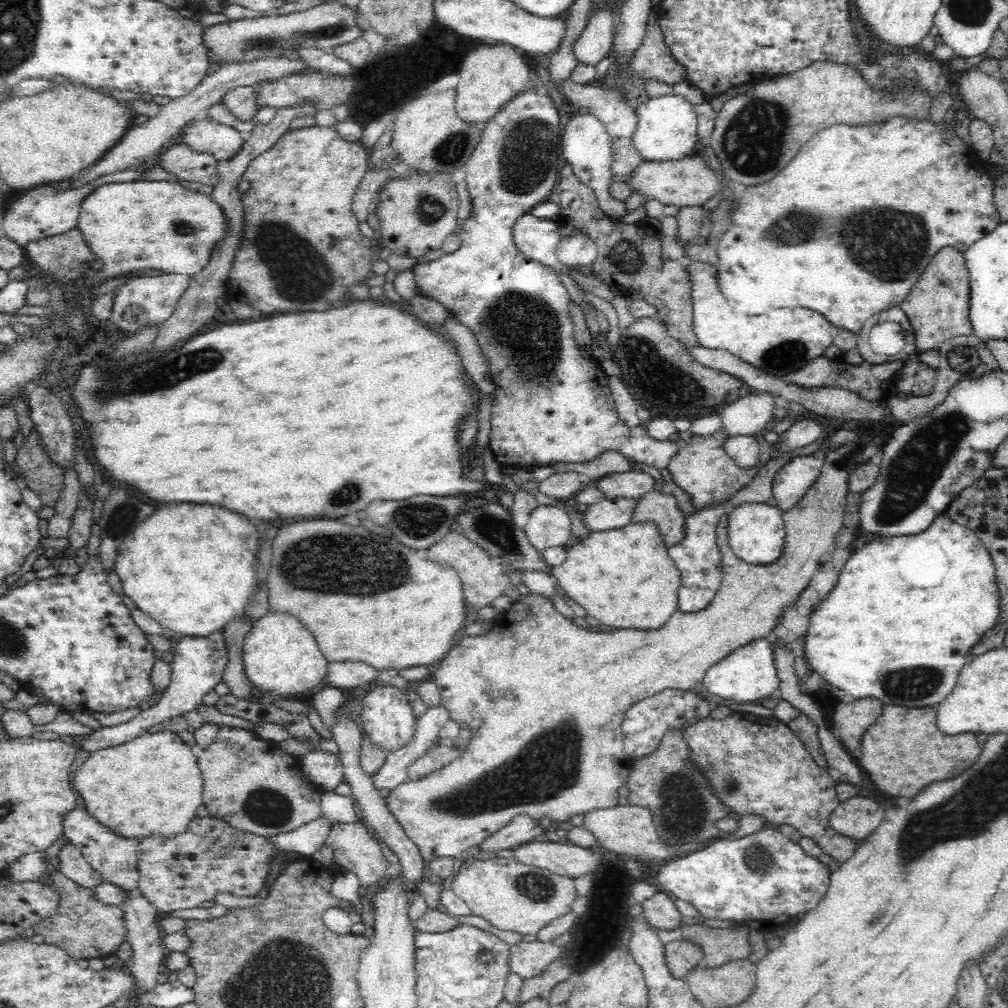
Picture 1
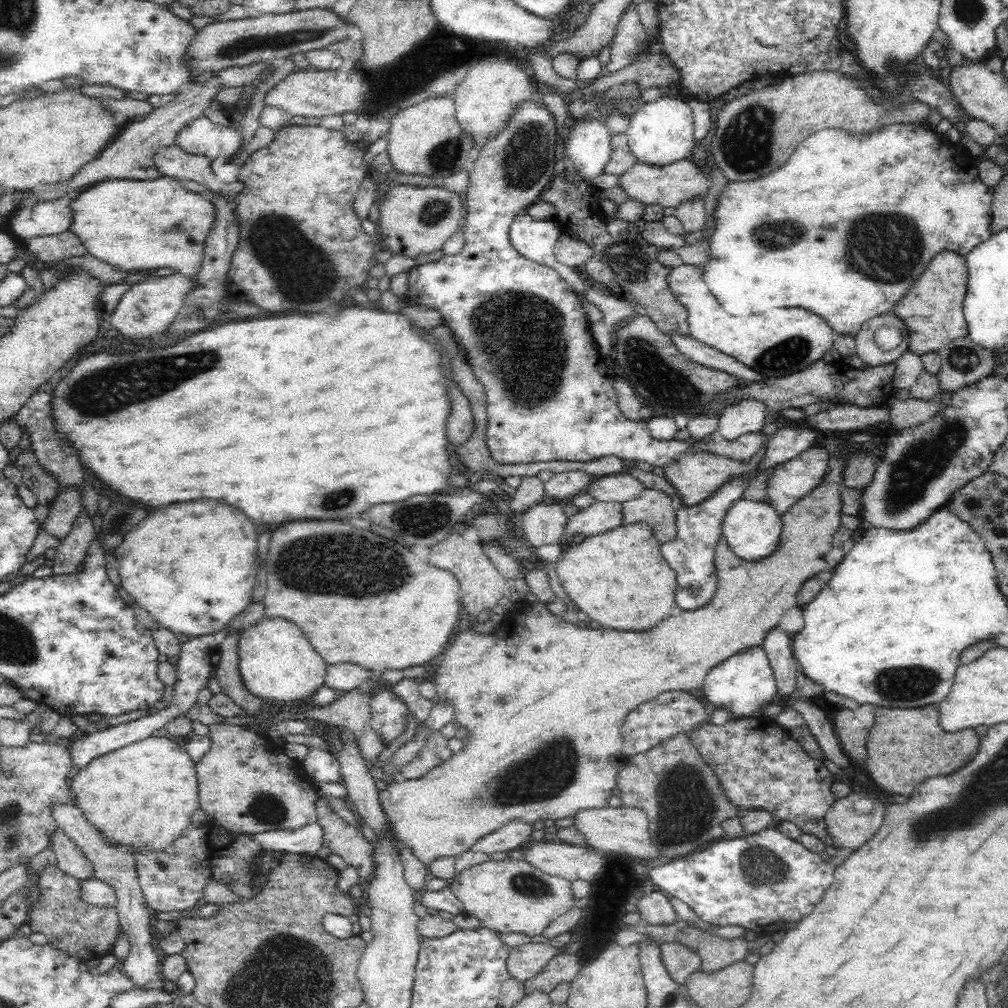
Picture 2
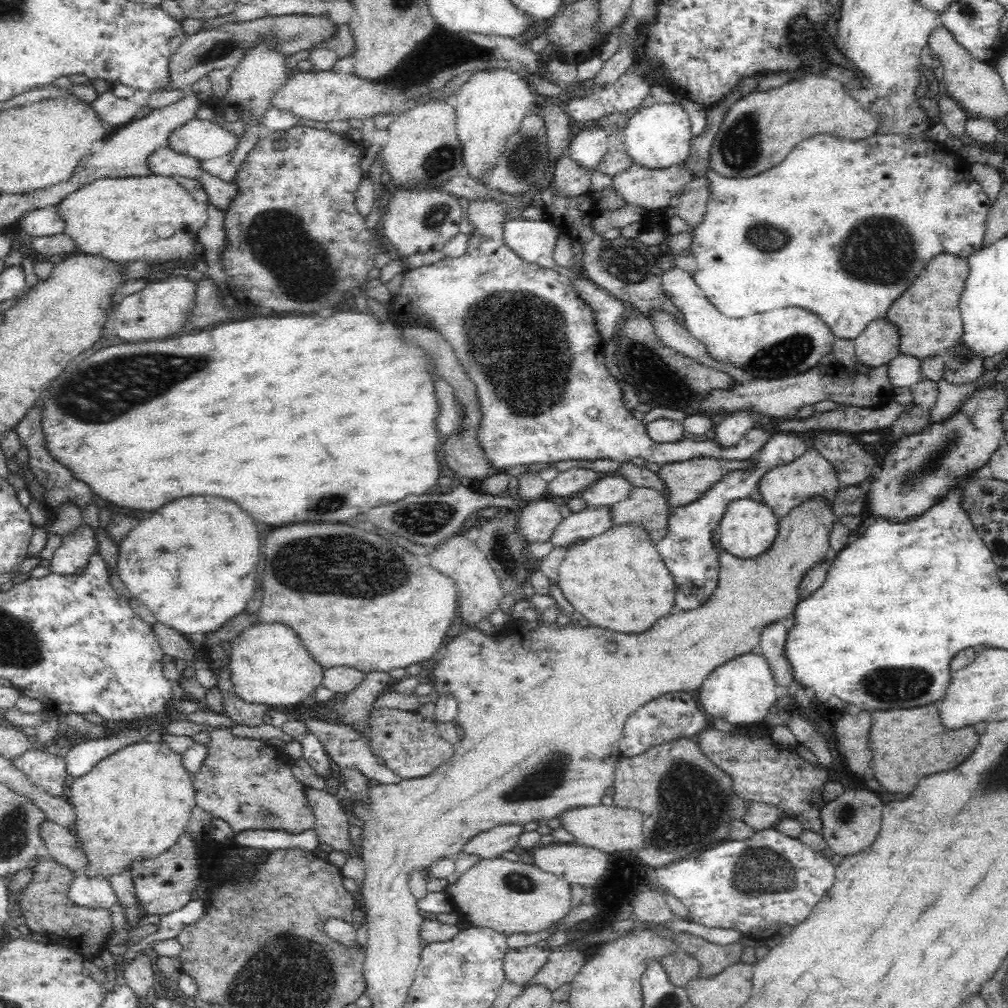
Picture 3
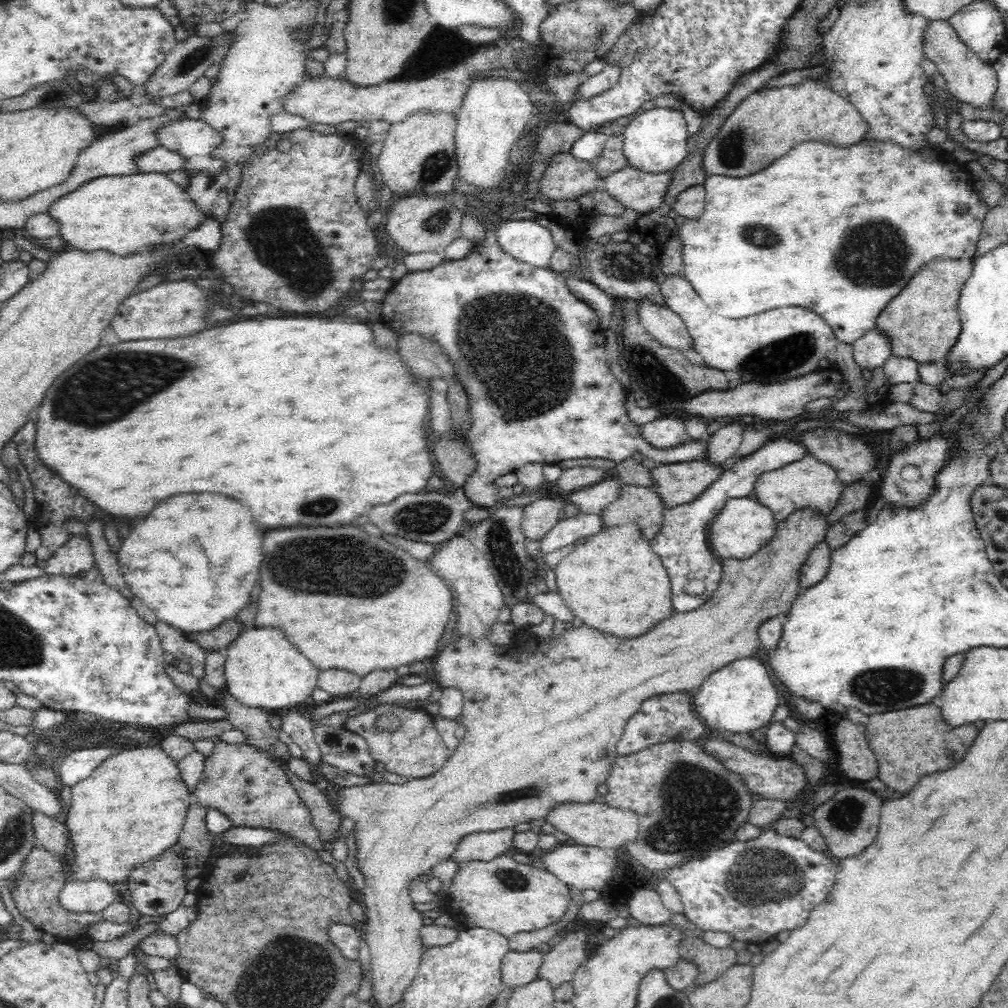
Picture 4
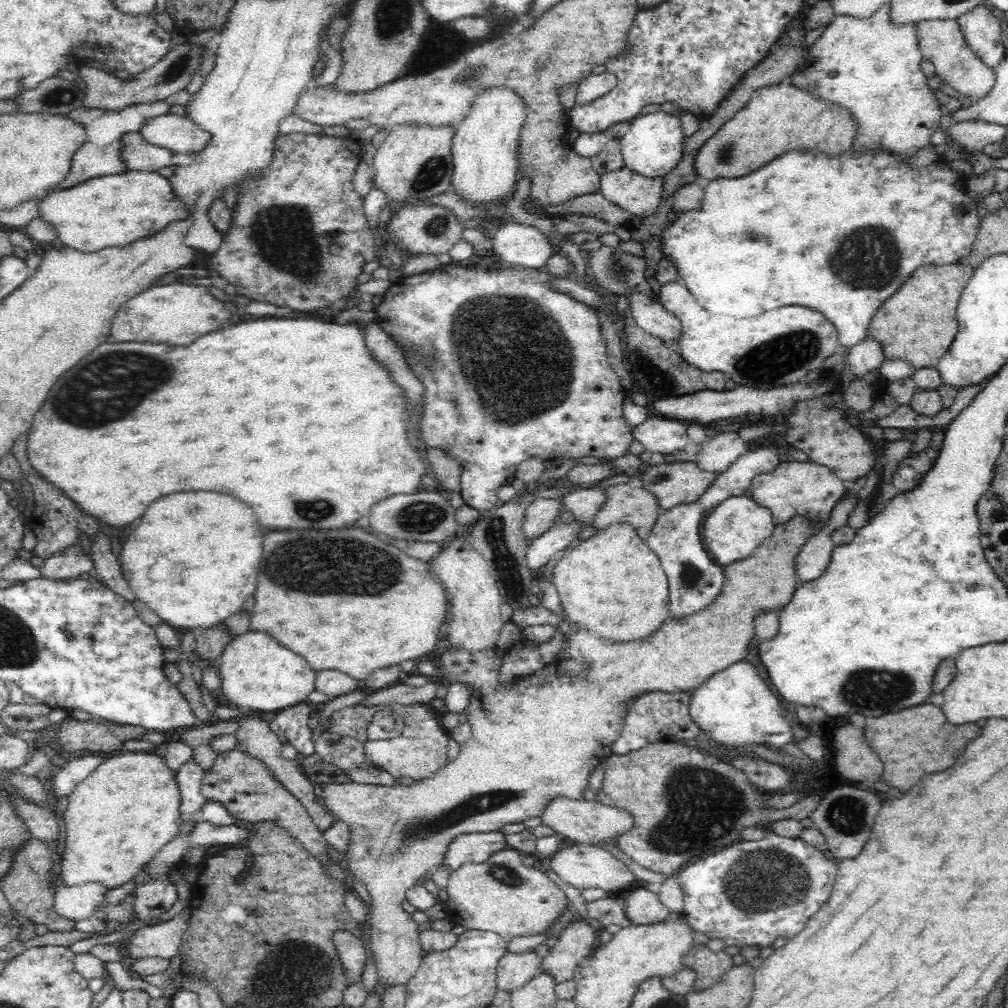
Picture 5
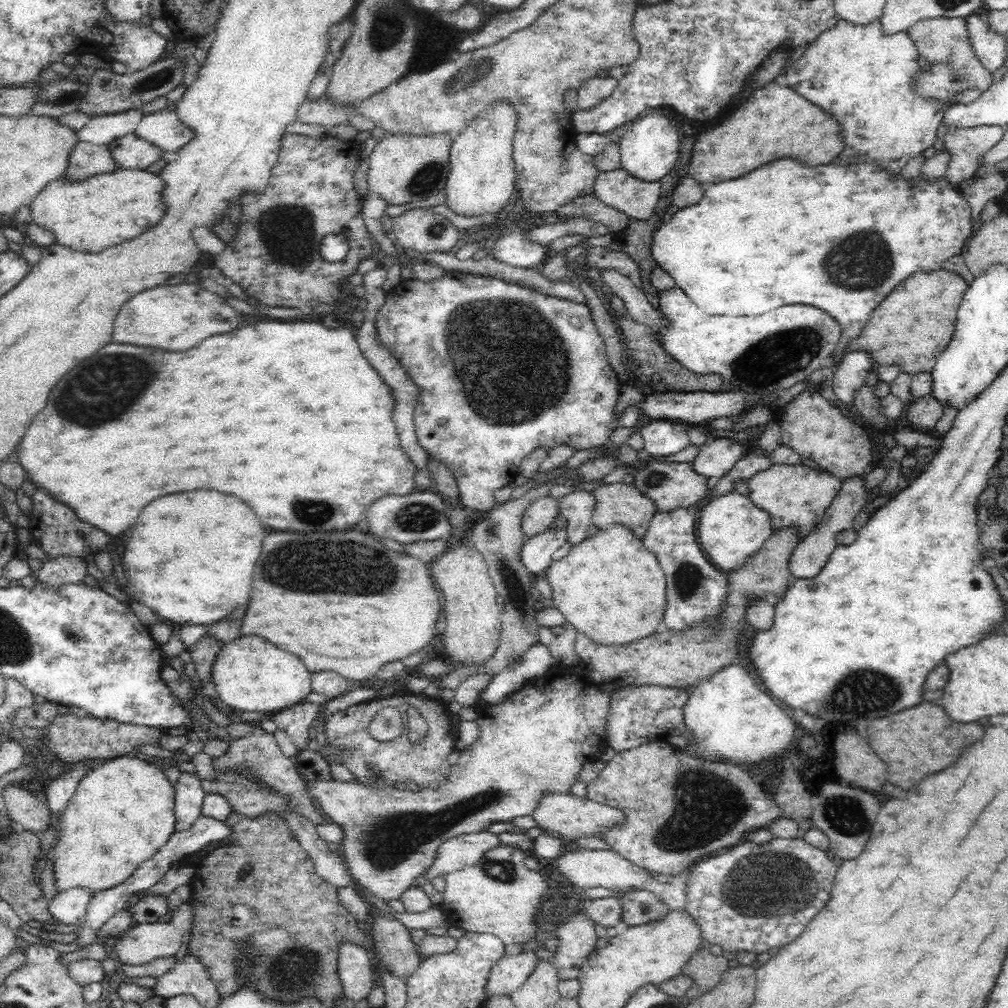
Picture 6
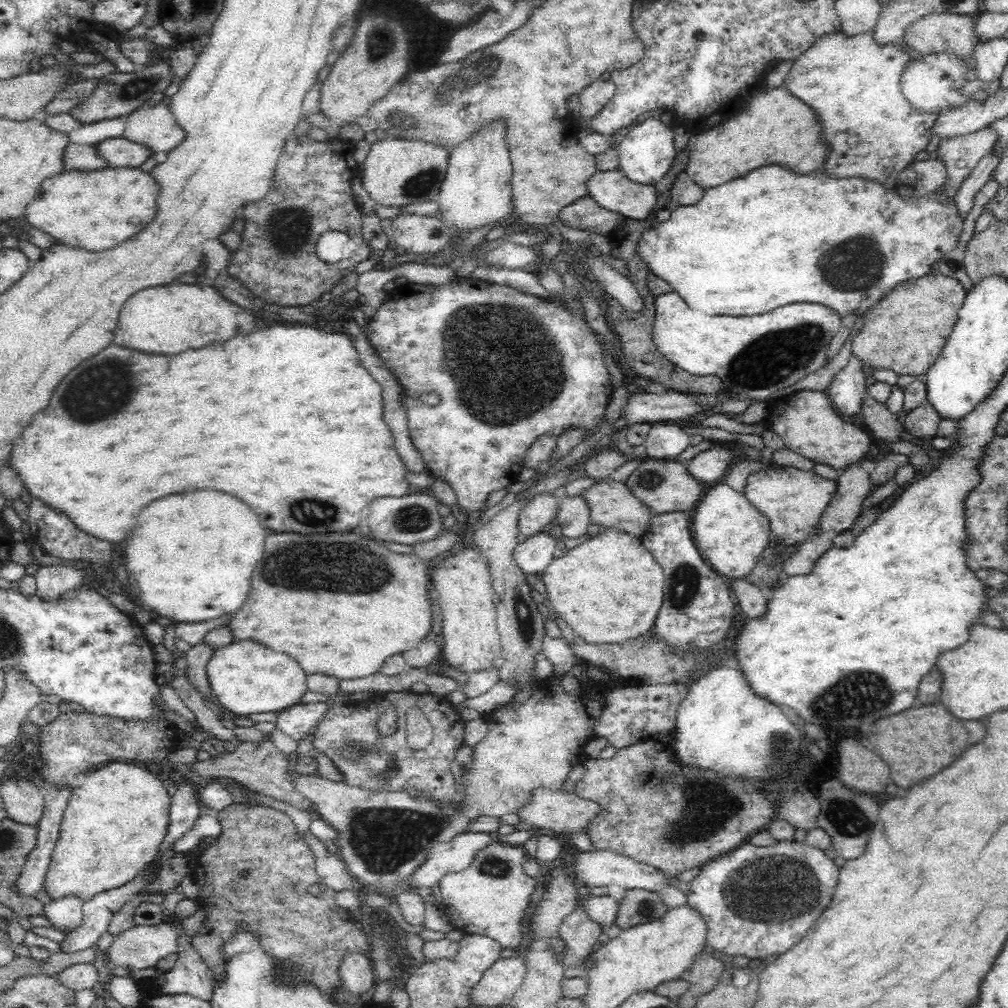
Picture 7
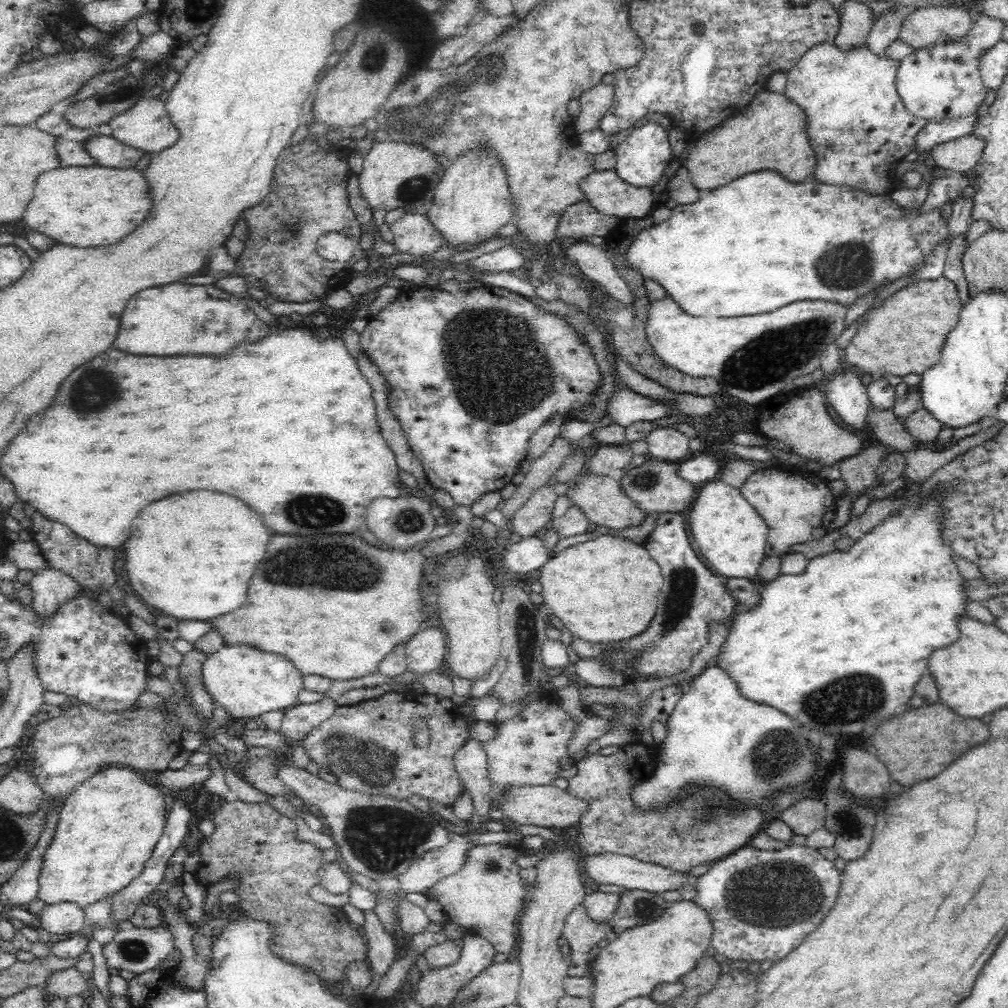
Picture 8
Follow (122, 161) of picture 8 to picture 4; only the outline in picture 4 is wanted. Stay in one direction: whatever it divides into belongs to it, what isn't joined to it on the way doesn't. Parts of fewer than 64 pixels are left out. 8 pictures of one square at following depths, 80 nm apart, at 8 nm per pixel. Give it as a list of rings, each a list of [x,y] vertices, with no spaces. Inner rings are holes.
[[[161,145],[159,148],[154,148],[140,156],[136,163],[140,167],[140,173],[168,174],[168,172],[182,172],[184,174],[185,172],[189,176],[192,170],[188,170],[188,162],[184,158],[185,156],[171,152]]]

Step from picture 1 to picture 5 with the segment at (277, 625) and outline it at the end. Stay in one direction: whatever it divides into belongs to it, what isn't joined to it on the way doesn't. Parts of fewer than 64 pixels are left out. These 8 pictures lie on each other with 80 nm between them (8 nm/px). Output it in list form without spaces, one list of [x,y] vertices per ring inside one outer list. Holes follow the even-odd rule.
[[[249,631],[234,637],[217,667],[224,696],[238,707],[252,711],[281,711],[305,703],[315,690],[316,670],[268,632]]]

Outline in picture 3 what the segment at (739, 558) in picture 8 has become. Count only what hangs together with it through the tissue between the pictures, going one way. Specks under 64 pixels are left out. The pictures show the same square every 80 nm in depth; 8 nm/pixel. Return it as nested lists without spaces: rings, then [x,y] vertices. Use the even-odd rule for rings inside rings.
[[[757,496],[732,500],[718,524],[717,546],[741,559],[753,559],[770,551],[778,534],[779,517]]]

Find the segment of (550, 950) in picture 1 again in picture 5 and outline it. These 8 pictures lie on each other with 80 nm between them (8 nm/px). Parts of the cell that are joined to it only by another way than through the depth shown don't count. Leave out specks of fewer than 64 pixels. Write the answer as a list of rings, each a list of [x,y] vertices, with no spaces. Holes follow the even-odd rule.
[[[507,951],[496,968],[498,990],[508,991],[520,988],[538,974],[543,958],[532,952],[517,954]]]

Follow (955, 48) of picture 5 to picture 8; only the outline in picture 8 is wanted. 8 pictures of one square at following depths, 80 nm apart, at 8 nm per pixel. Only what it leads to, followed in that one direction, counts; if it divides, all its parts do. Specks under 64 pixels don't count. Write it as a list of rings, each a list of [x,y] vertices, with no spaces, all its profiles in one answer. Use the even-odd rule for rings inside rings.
[[[928,6],[908,16],[899,38],[915,50],[962,42],[972,30],[968,11],[957,6]]]

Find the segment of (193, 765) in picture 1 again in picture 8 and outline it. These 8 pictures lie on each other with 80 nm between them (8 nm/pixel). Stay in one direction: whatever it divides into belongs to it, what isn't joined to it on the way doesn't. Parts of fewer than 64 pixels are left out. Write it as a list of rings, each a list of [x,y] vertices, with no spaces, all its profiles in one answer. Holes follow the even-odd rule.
[[[110,766],[89,776],[74,788],[60,810],[58,829],[44,856],[40,874],[39,896],[46,905],[57,902],[76,902],[82,907],[112,897],[126,888],[144,870],[156,843],[163,836],[166,824],[166,794],[152,786],[140,771],[128,766]]]

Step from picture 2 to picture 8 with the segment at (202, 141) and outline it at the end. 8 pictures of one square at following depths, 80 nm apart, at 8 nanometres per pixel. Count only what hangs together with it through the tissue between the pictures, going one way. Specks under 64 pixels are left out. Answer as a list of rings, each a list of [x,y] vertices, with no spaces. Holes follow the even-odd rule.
[[[147,95],[131,109],[109,122],[114,129],[113,138],[133,148],[140,148],[145,154],[154,156],[171,148],[180,139],[178,127],[172,123],[171,117],[165,110],[165,102]]]

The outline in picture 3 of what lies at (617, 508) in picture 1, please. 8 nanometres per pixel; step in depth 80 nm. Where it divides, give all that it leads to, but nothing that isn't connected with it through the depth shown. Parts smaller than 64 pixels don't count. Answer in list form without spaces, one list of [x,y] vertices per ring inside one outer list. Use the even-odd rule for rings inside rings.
[[[590,505],[583,511],[571,513],[564,518],[550,542],[553,546],[572,546],[578,538],[589,539],[612,527],[614,527],[612,507]]]

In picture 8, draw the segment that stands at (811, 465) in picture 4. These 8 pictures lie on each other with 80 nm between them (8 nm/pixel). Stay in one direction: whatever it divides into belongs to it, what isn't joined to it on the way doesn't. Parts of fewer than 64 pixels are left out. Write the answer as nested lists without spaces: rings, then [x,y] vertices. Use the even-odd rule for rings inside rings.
[[[783,462],[756,470],[752,476],[748,476],[740,492],[768,525],[765,546],[765,555],[768,557],[784,556],[789,553],[790,546],[811,540],[812,530],[821,526],[824,513],[834,498],[828,488],[828,480],[814,472],[801,471]]]

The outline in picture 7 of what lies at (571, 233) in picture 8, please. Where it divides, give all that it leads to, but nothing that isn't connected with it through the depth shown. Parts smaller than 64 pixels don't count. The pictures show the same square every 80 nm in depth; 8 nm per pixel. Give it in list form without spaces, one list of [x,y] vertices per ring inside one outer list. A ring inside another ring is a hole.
[[[590,196],[582,197],[562,208],[559,219],[572,228],[595,230],[604,236],[618,232],[629,222],[622,214],[599,206]]]

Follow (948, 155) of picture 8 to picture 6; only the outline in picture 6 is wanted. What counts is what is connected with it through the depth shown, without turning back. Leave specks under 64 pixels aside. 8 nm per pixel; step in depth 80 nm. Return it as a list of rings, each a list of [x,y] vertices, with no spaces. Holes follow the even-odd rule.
[[[971,126],[948,128],[942,141],[951,154],[944,176],[954,185],[976,175],[980,160],[1002,140],[1003,126]]]

